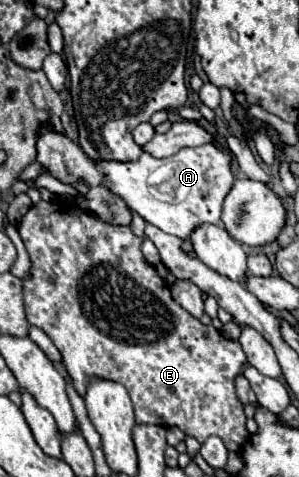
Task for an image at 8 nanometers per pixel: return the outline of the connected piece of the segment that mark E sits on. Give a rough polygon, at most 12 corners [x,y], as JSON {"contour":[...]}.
{"contour":[[39,201],[25,313],[75,391],[139,425],[249,439],[237,341],[171,299],[141,237]]}

